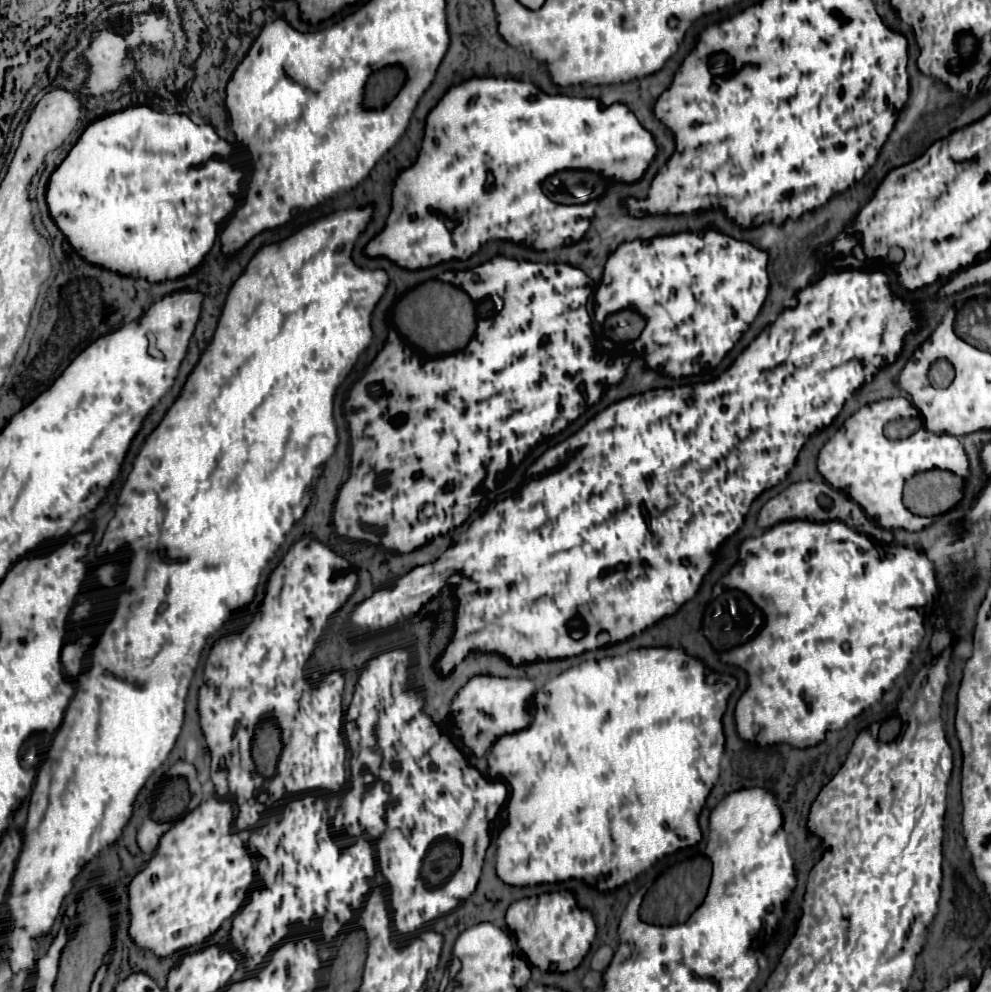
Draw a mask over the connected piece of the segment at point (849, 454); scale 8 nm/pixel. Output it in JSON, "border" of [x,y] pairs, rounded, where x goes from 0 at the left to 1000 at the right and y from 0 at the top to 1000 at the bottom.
{"border":[[[914,400],[890,402],[880,408],[870,410],[846,432],[846,436],[829,451],[825,459],[827,479],[844,493],[854,495],[878,523],[888,527],[894,533],[914,533],[928,535],[936,531],[942,523],[922,519],[914,513],[910,505],[910,491],[916,481],[928,475],[955,473],[969,481],[979,479],[979,465],[973,455],[973,449],[963,439],[945,439],[936,432],[926,432],[918,441],[898,443],[892,432],[898,424],[920,422],[924,420],[924,410]]]}

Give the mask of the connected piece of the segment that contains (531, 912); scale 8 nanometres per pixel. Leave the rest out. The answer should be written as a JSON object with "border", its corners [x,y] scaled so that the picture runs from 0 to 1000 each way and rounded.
{"border":[[[561,898],[561,900],[551,900],[551,902],[531,904],[531,906],[519,908],[513,914],[511,930],[513,930],[513,936],[521,943],[523,953],[529,959],[529,963],[533,965],[533,969],[537,973],[549,977],[549,979],[555,977],[555,973],[557,973],[559,979],[565,979],[565,981],[581,977],[585,973],[585,969],[591,965],[591,961],[595,959],[595,953],[601,945],[601,928],[599,928],[597,918],[585,916],[583,910],[581,910],[581,904],[575,898]]]}

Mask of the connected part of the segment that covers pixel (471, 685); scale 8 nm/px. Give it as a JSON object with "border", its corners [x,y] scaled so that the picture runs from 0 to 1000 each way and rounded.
{"border":[[[478,680],[460,701],[456,709],[456,721],[460,733],[466,741],[468,751],[476,755],[480,763],[486,763],[494,757],[496,749],[505,741],[521,739],[537,729],[537,717],[533,709],[537,709],[539,686],[527,682],[501,682],[501,680]]]}

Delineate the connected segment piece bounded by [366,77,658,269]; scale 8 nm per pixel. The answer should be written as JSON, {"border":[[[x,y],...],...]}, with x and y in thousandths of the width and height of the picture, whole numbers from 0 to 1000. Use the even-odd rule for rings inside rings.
{"border":[[[472,80],[456,88],[434,112],[422,162],[400,180],[396,195],[398,207],[390,221],[390,231],[371,245],[369,257],[392,259],[410,271],[428,271],[454,261],[472,261],[484,247],[501,241],[533,245],[539,251],[577,247],[593,233],[601,205],[559,205],[547,193],[549,180],[561,172],[589,170],[640,184],[650,176],[662,156],[664,146],[658,134],[628,104],[605,110],[601,100],[551,96],[531,82]]]}

